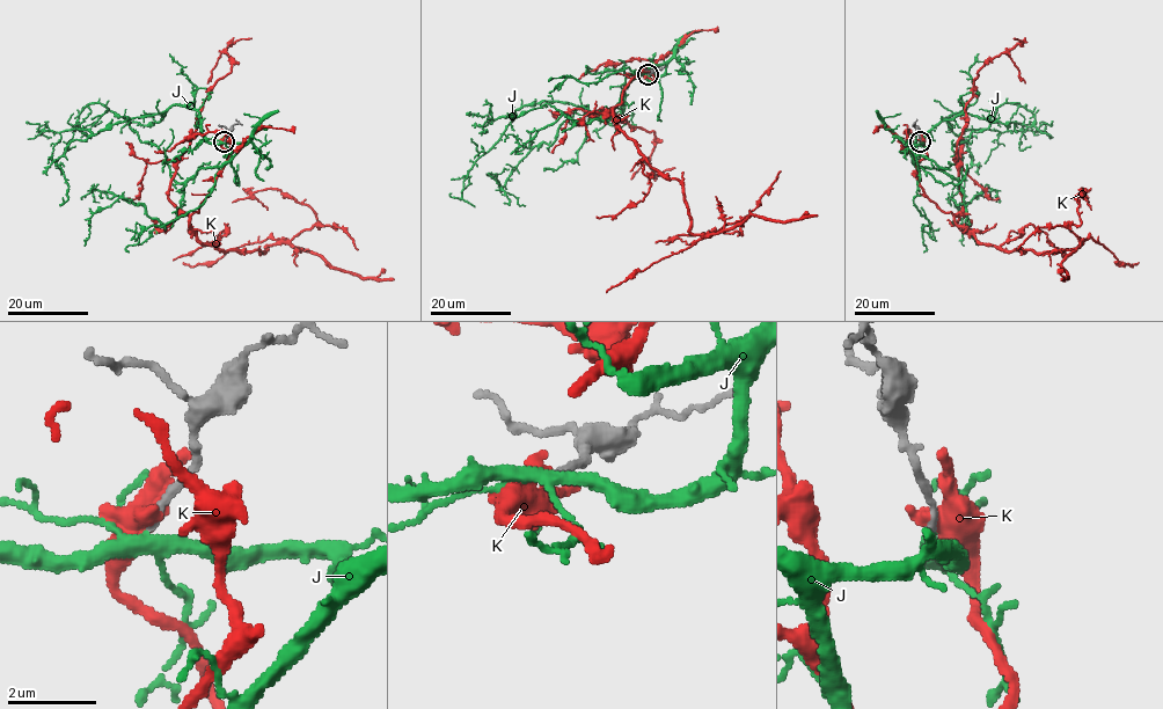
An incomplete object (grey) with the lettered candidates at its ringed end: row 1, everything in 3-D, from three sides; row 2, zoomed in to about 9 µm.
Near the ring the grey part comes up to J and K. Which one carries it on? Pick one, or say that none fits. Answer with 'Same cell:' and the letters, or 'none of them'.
Same cell: J

